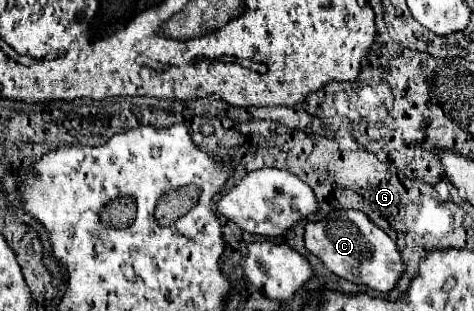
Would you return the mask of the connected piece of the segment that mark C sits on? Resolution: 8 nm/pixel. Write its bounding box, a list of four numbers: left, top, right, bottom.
[304,209,402,293]

